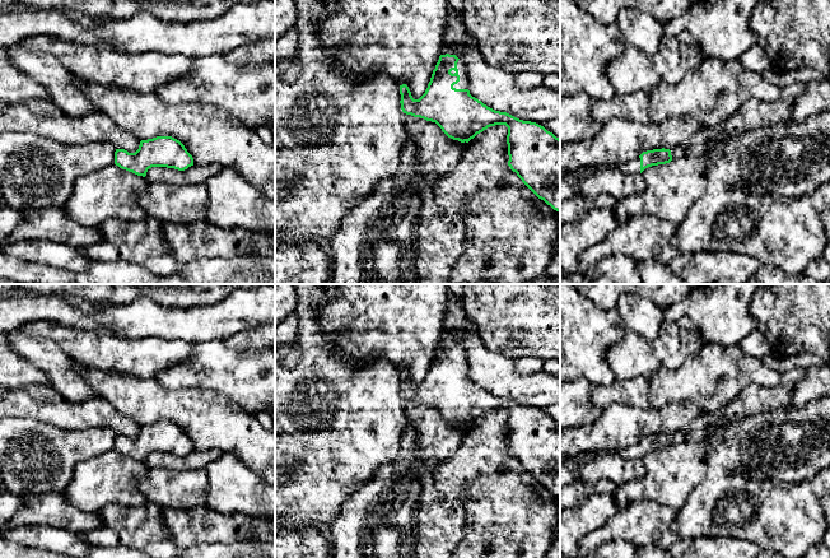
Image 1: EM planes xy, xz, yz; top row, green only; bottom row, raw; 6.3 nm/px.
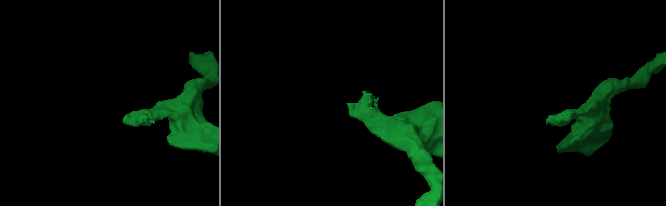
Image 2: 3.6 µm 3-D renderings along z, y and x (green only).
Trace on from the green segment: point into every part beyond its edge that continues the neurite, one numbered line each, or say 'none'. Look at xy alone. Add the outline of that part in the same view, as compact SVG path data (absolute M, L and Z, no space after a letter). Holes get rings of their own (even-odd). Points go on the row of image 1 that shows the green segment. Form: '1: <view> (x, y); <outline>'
none

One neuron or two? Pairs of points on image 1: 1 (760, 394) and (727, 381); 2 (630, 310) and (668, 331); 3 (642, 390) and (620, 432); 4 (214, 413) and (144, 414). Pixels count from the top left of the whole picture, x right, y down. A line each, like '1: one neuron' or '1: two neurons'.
1: two neurons
2: two neurons
3: two neurons
4: one neuron

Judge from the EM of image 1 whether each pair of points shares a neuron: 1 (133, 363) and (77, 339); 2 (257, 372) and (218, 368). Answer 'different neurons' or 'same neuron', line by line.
1: same neuron
2: same neuron

